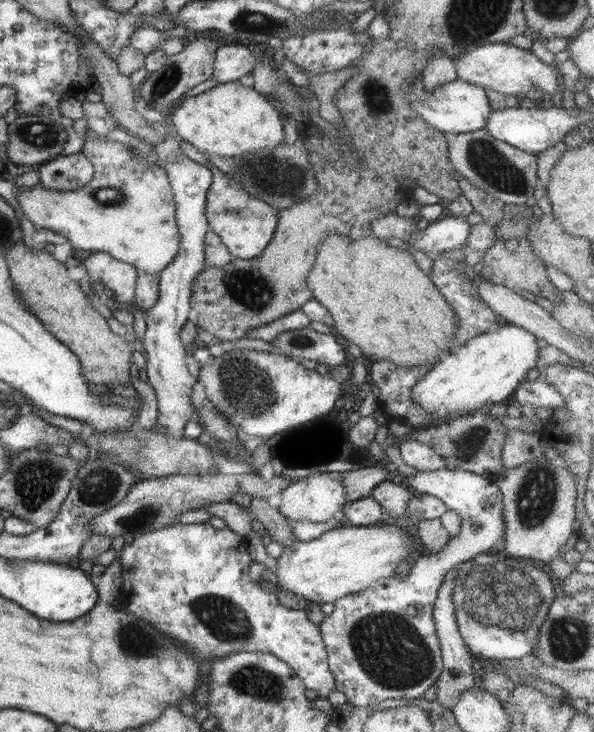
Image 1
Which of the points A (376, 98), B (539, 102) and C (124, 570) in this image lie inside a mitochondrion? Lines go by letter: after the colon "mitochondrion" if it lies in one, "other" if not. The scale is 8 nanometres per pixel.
A: mitochondrion
B: other
C: other

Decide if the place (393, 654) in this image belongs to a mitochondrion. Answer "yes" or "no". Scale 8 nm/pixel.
yes

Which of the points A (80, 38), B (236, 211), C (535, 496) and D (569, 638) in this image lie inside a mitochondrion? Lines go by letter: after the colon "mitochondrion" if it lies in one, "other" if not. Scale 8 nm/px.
A: other
B: mitochondrion
C: mitochondrion
D: mitochondrion

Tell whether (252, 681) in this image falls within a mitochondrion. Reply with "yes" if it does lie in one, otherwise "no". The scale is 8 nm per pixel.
yes

